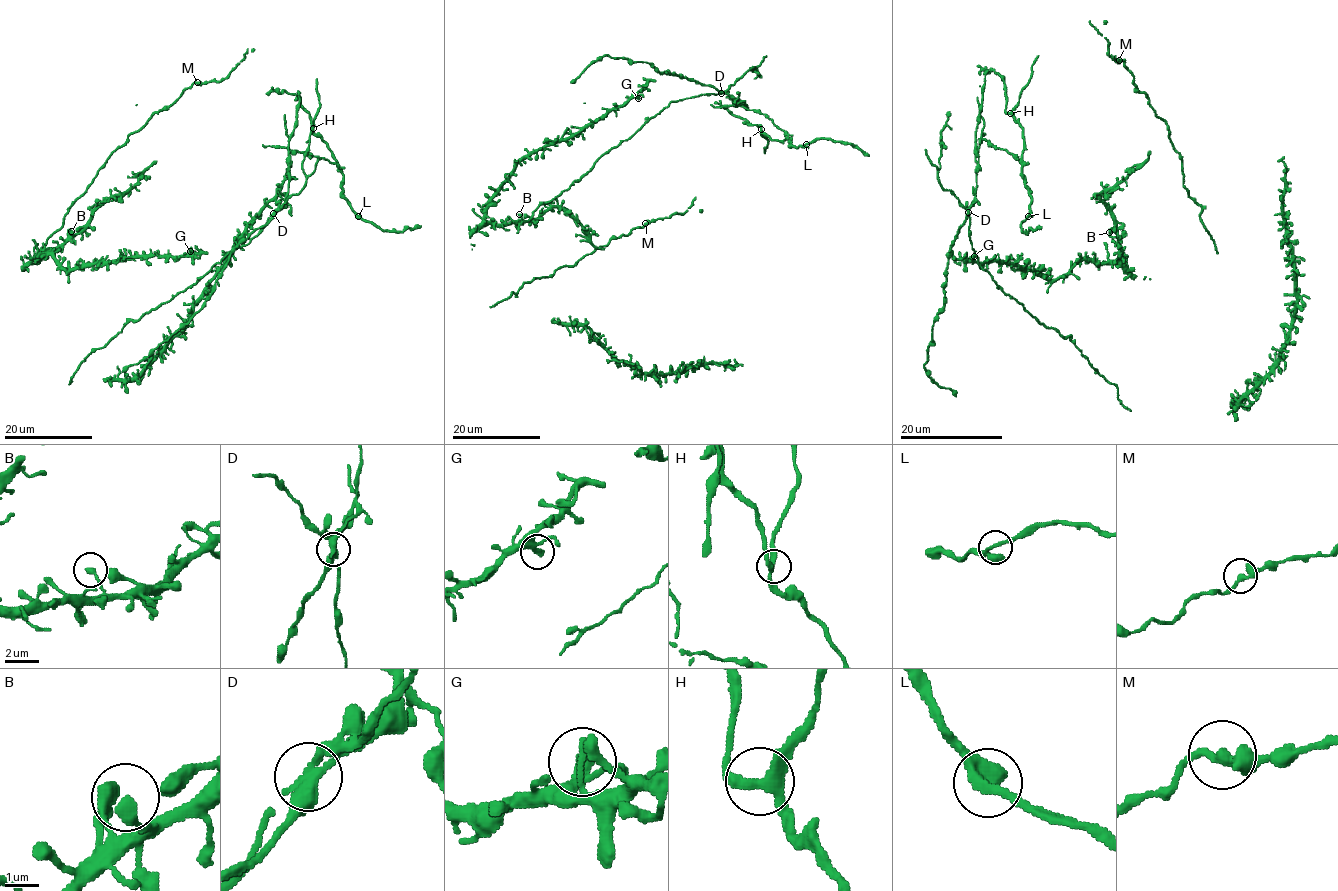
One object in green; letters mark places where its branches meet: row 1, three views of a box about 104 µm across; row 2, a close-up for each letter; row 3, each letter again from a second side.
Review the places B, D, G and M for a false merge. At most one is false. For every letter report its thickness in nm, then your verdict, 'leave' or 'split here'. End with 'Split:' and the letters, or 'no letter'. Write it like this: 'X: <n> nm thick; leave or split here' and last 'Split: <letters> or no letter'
B: 280 nm thick; leave
D: 280 nm thick; split here
G: 320 nm thick; leave
M: 280 nm thick; leave
Split: D

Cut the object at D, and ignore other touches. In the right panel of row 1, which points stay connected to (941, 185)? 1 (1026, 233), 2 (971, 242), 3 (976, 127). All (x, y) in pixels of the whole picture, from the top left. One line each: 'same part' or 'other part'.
1: other part
2: same part
3: other part

